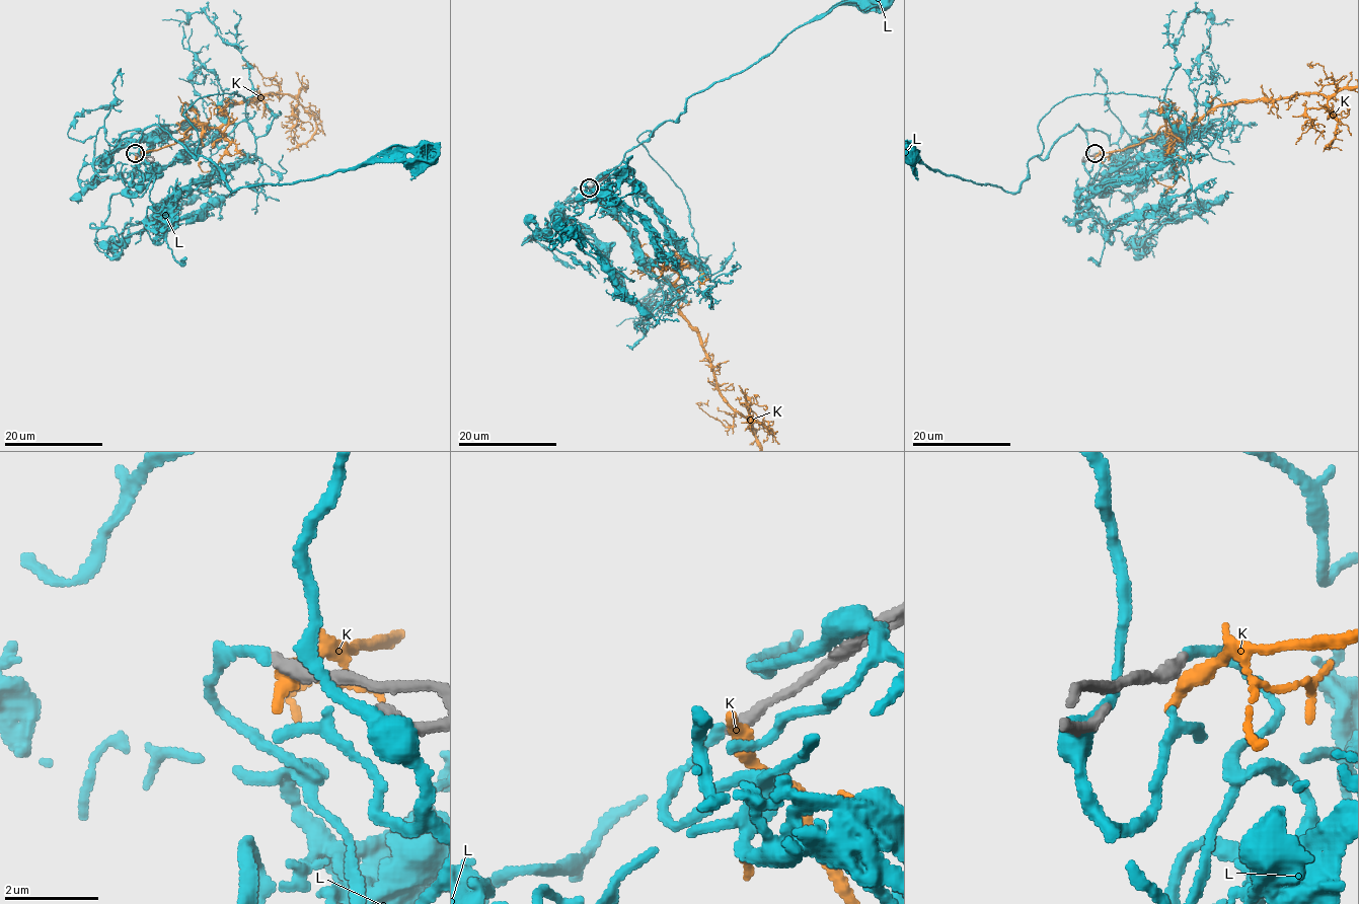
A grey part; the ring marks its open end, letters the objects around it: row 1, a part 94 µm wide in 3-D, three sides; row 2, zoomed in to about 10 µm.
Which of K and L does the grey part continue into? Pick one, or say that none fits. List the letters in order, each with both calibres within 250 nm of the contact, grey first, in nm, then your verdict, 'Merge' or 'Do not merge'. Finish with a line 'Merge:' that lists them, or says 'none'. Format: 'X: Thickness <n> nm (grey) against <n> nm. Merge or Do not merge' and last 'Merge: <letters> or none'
K: Thickness 320 nm (grey) against 420 nm. Do not merge
L: Thickness 280 nm (grey) against 240 nm. Merge
Merge: L

